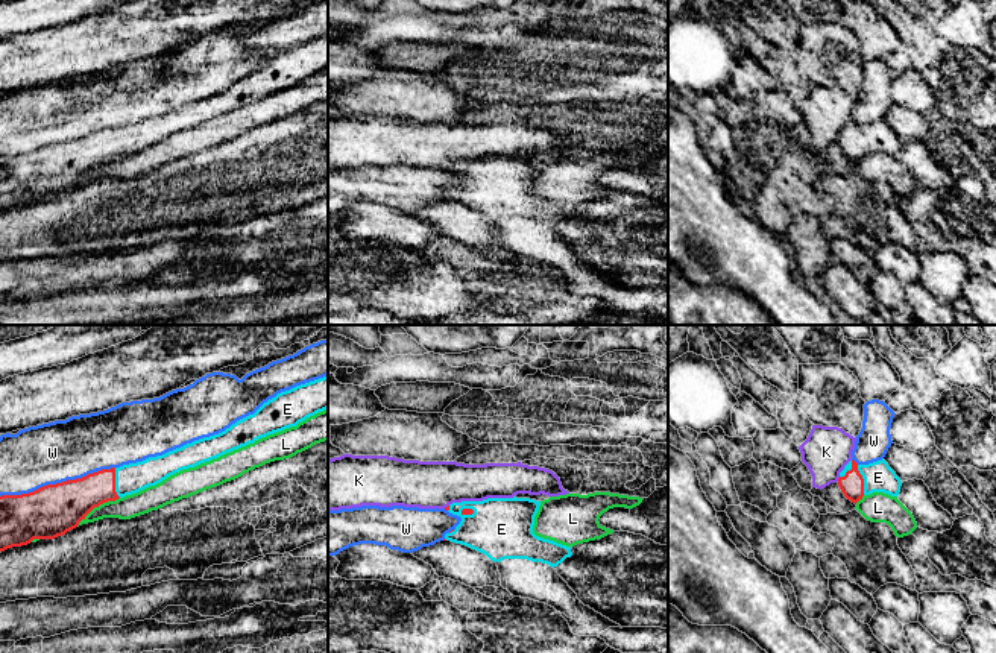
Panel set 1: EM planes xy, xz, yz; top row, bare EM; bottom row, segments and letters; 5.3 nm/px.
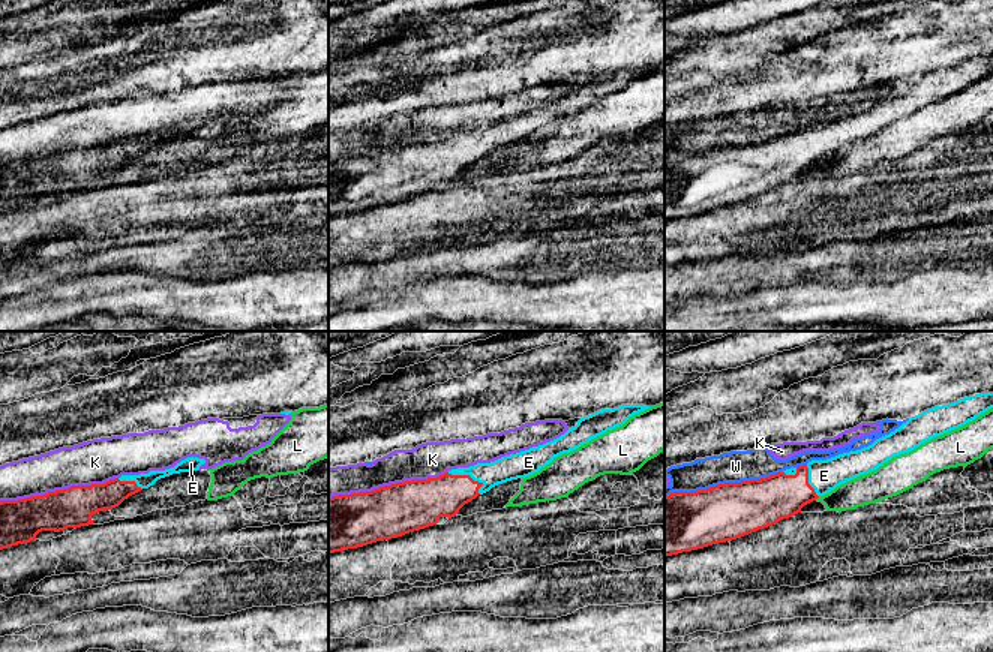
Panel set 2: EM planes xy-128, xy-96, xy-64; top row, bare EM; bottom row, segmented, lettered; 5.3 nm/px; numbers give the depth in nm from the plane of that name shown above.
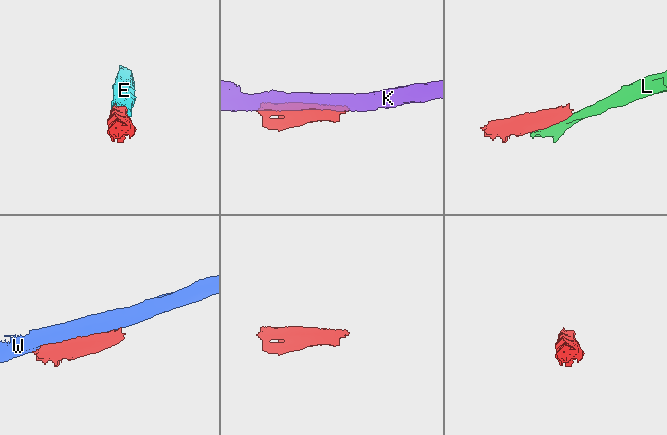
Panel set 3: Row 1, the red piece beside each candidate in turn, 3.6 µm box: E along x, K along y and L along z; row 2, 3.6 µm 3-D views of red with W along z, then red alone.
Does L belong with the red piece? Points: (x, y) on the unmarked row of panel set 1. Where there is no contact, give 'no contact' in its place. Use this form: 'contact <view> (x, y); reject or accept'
contact xy (97, 166); reject

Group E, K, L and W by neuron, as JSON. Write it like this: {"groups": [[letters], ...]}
{"groups": [["E"], ["K"], ["L"], ["W"]]}

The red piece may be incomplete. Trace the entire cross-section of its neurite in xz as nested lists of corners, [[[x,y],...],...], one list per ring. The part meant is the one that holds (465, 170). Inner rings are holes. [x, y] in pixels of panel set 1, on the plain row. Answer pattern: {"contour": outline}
{"contour": [[[487,158],[452,162],[445,170],[462,178],[443,200],[466,205],[493,222],[527,219],[557,226],[571,217],[571,207],[533,193],[541,161],[530,158]]]}

